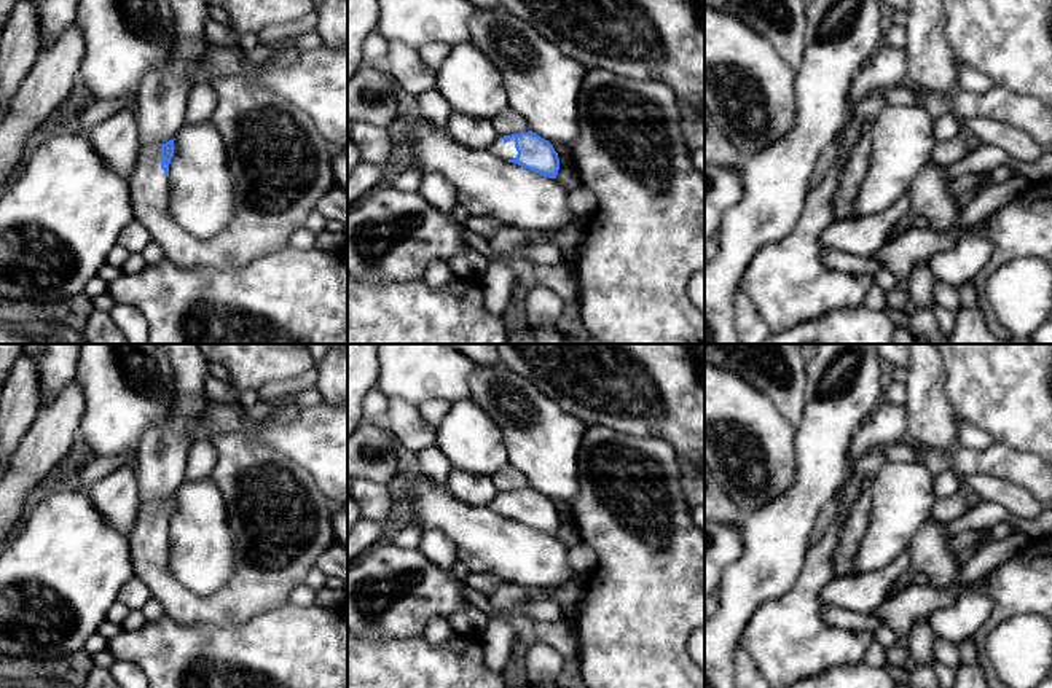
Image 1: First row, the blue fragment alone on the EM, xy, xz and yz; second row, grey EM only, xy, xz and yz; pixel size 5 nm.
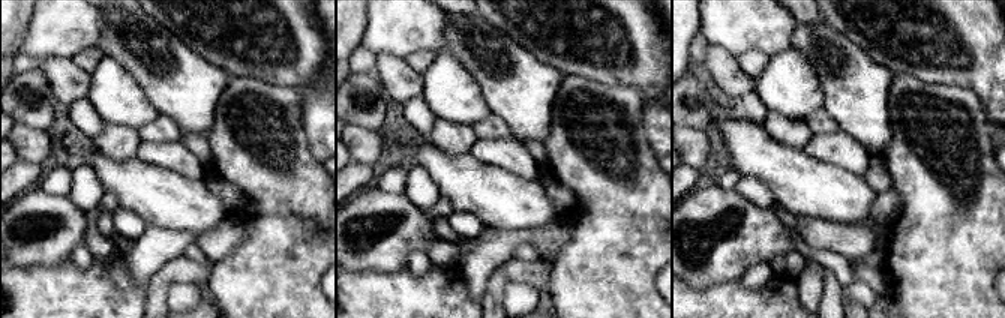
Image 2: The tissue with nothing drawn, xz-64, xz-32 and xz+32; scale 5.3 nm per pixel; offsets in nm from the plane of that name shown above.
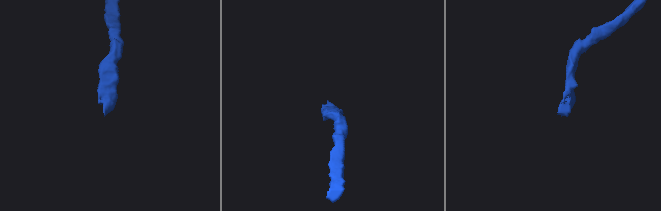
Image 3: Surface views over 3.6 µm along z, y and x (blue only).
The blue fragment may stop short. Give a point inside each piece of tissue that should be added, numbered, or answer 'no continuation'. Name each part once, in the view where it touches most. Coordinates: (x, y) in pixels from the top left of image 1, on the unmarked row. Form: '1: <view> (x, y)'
1: xz (502, 507)

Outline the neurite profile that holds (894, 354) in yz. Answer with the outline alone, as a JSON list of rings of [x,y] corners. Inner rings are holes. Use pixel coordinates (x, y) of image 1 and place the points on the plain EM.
[[[875,344],[881,360],[888,362],[891,366],[899,366],[909,369],[909,344]]]

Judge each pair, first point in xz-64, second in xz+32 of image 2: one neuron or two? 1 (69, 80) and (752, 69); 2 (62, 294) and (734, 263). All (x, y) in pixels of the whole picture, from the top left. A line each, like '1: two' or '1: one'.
1: two
2: two

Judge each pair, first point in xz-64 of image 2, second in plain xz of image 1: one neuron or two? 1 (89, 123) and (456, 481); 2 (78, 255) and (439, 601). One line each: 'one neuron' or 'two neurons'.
1: two neurons
2: two neurons

